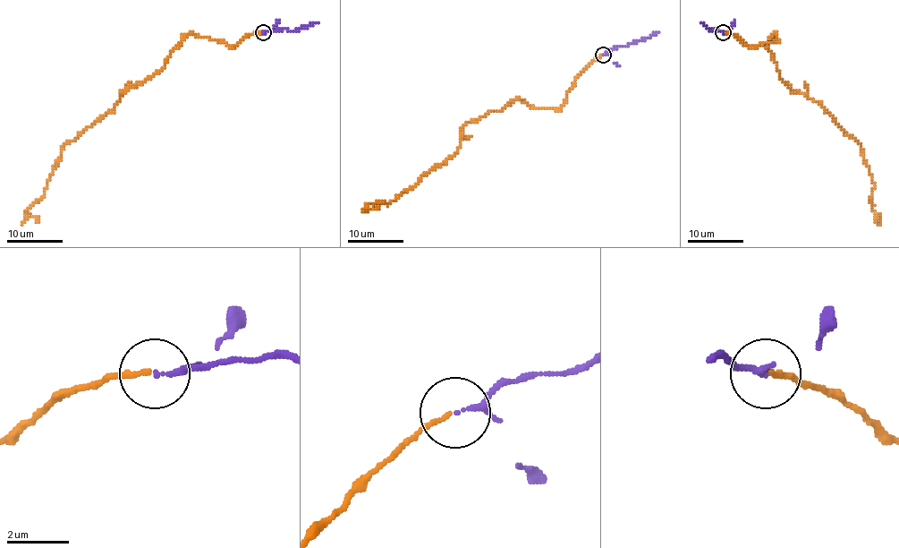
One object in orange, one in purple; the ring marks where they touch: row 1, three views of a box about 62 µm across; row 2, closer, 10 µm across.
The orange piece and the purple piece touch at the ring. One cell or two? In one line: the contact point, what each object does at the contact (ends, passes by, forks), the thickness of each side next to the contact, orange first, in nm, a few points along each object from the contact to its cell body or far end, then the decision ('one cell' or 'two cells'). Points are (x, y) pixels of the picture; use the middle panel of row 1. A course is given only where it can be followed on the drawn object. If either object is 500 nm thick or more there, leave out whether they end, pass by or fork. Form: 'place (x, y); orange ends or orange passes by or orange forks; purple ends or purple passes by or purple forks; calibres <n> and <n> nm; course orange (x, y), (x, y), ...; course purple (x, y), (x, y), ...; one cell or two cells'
place (603, 55); orange ends; purple passes by; calibres 150 and 120 nm; course orange (602, 54), (560, 108), (533, 108), (513, 98), (468, 121), (453, 156), (388, 205), (367, 205), (379, 208); course purple (604, 54), (659, 33); one cell

